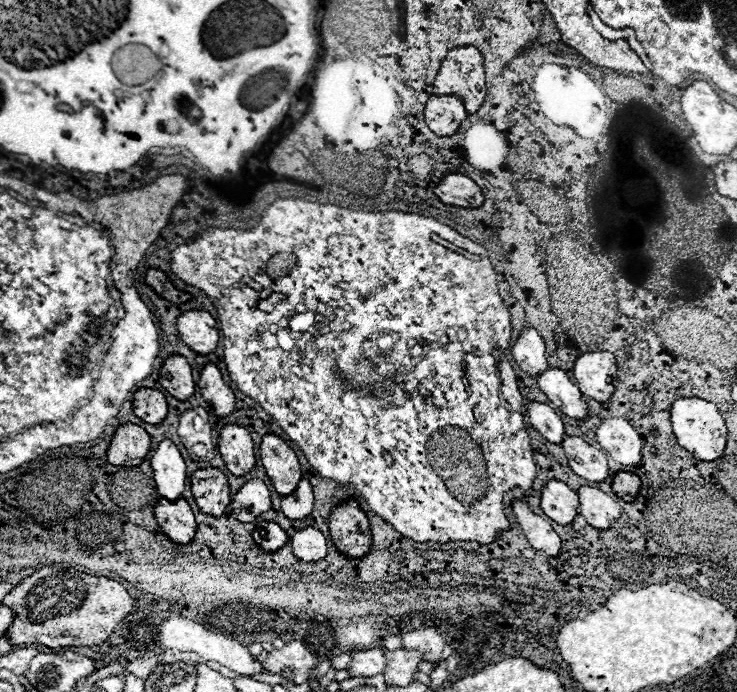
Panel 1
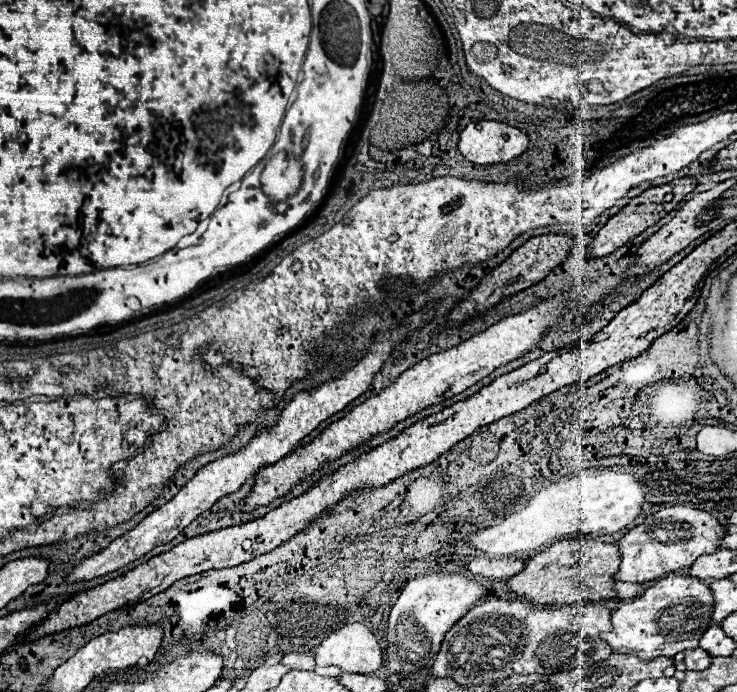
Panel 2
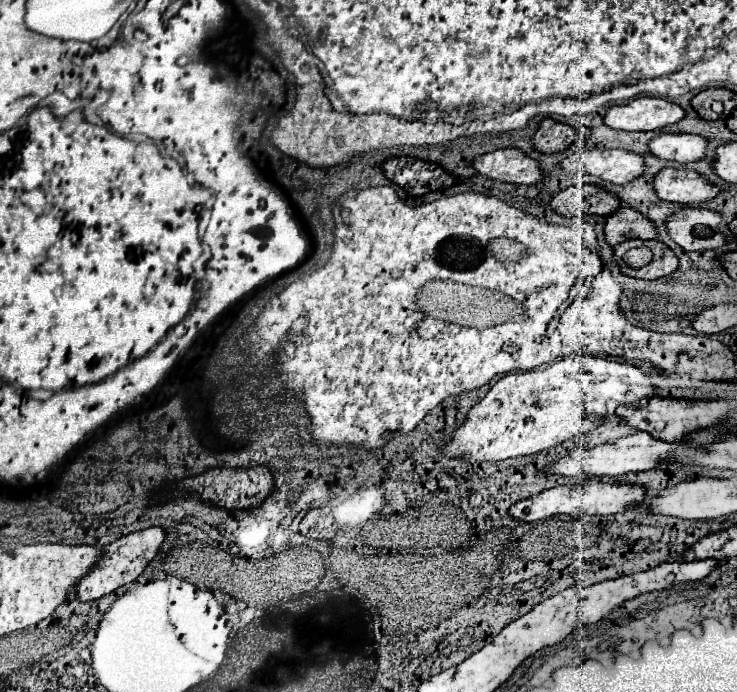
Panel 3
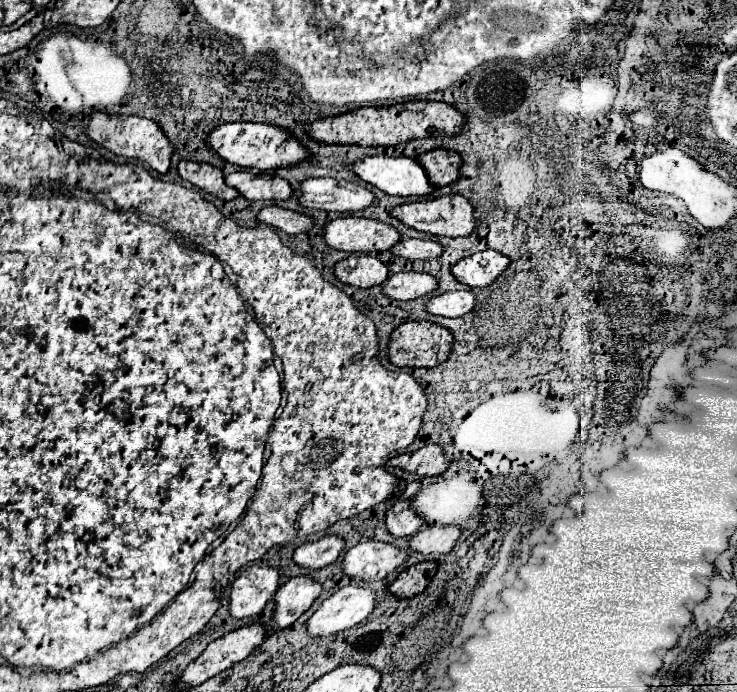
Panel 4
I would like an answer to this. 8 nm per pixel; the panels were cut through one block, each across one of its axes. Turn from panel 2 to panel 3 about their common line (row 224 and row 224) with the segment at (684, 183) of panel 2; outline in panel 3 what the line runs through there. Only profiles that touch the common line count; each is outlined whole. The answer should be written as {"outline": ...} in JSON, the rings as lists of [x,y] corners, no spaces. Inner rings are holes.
{"outline":[[[618,208],[614,214],[606,218],[604,238],[610,246],[616,246],[624,240],[632,238],[656,238],[656,228],[648,218],[632,208]]]}

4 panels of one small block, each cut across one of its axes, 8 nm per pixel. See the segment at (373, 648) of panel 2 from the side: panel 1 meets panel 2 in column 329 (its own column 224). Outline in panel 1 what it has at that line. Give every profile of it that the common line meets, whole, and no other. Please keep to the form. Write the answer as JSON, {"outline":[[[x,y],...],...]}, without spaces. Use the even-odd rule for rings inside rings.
{"outline":[[[174,616],[174,618],[168,618],[166,622],[160,624],[160,642],[164,648],[176,648],[180,652],[196,652],[200,654],[204,660],[214,660],[238,674],[256,674],[256,672],[262,672],[262,664],[252,660],[252,654],[248,652],[248,648],[244,648],[242,644],[230,640],[228,636],[220,636],[220,634],[214,634],[210,630],[206,630],[204,626],[200,626],[198,622],[194,620],[188,620],[188,618],[180,618],[180,616]]]}

